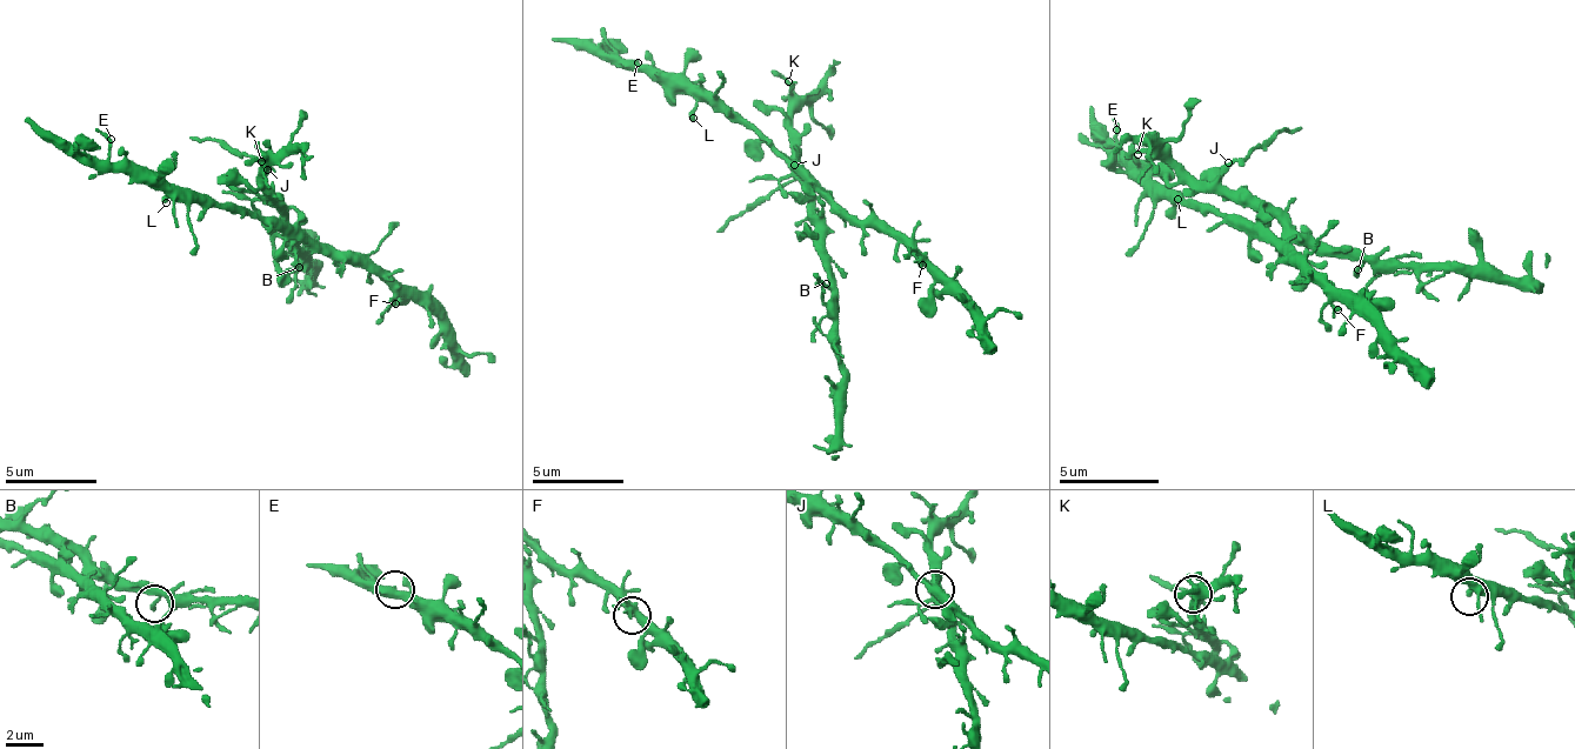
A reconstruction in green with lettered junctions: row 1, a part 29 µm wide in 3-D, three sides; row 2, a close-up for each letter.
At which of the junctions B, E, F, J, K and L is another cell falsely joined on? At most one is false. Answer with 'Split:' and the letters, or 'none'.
Split: J

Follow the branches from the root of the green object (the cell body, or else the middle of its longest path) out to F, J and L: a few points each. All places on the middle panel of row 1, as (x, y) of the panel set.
F: (798, 173), (807, 173), (843, 209), (862, 219), (881, 219), (922, 260), (922, 265)
J: (798, 173), (807, 178), (793, 159), (793, 164)
L: (798, 173), (742, 122), (734, 122), (715, 104), (701, 100), (693, 118)

